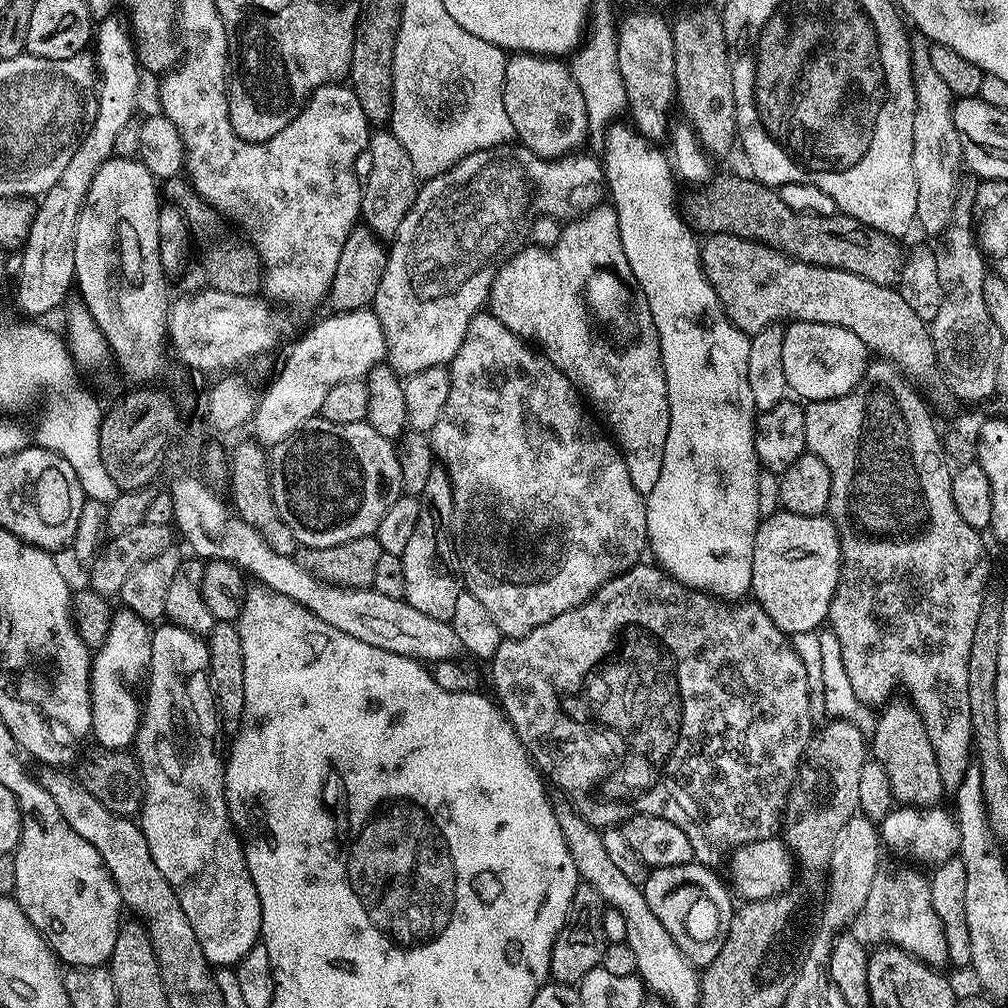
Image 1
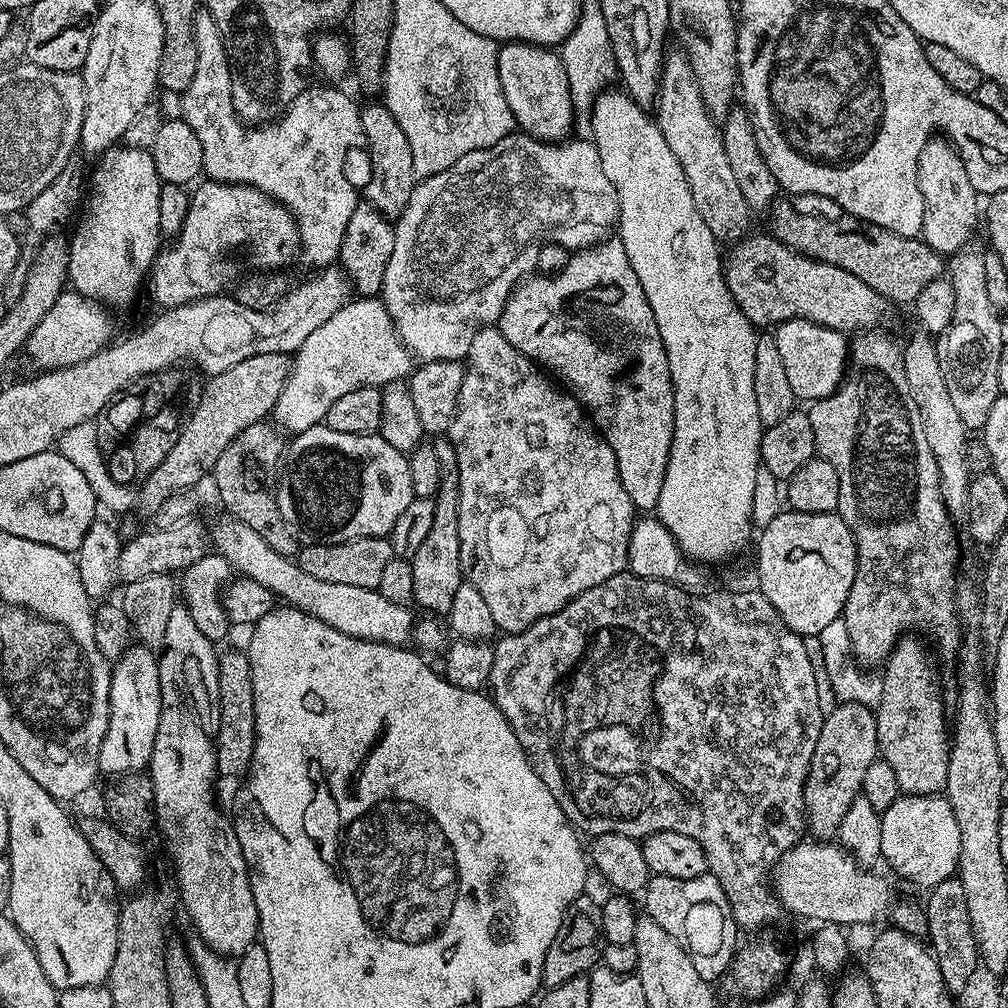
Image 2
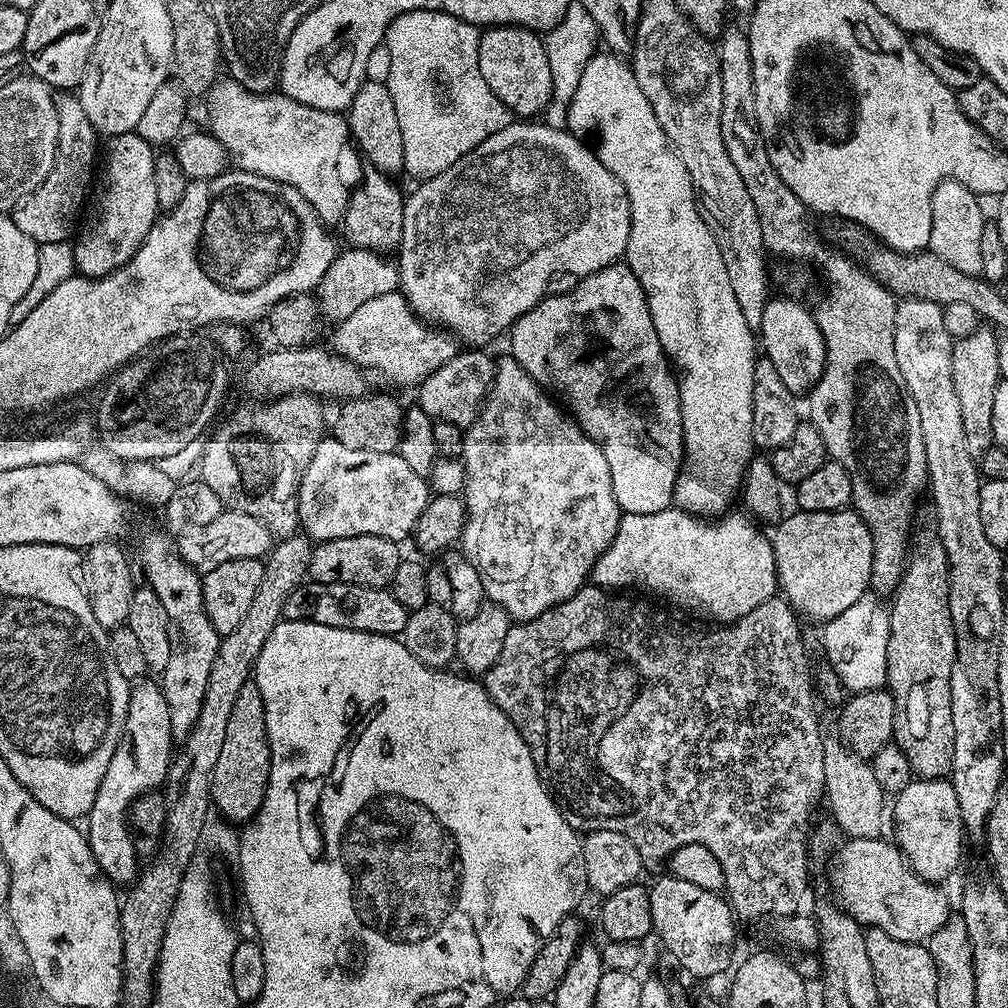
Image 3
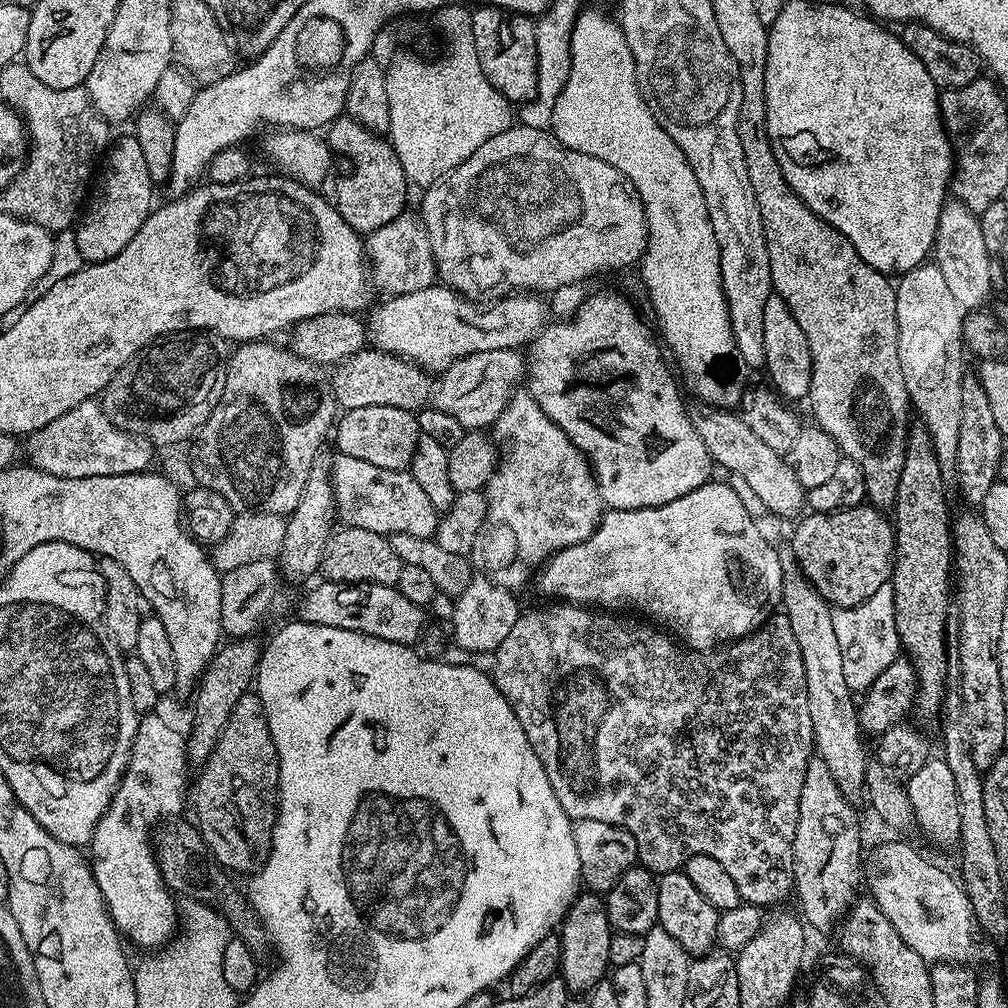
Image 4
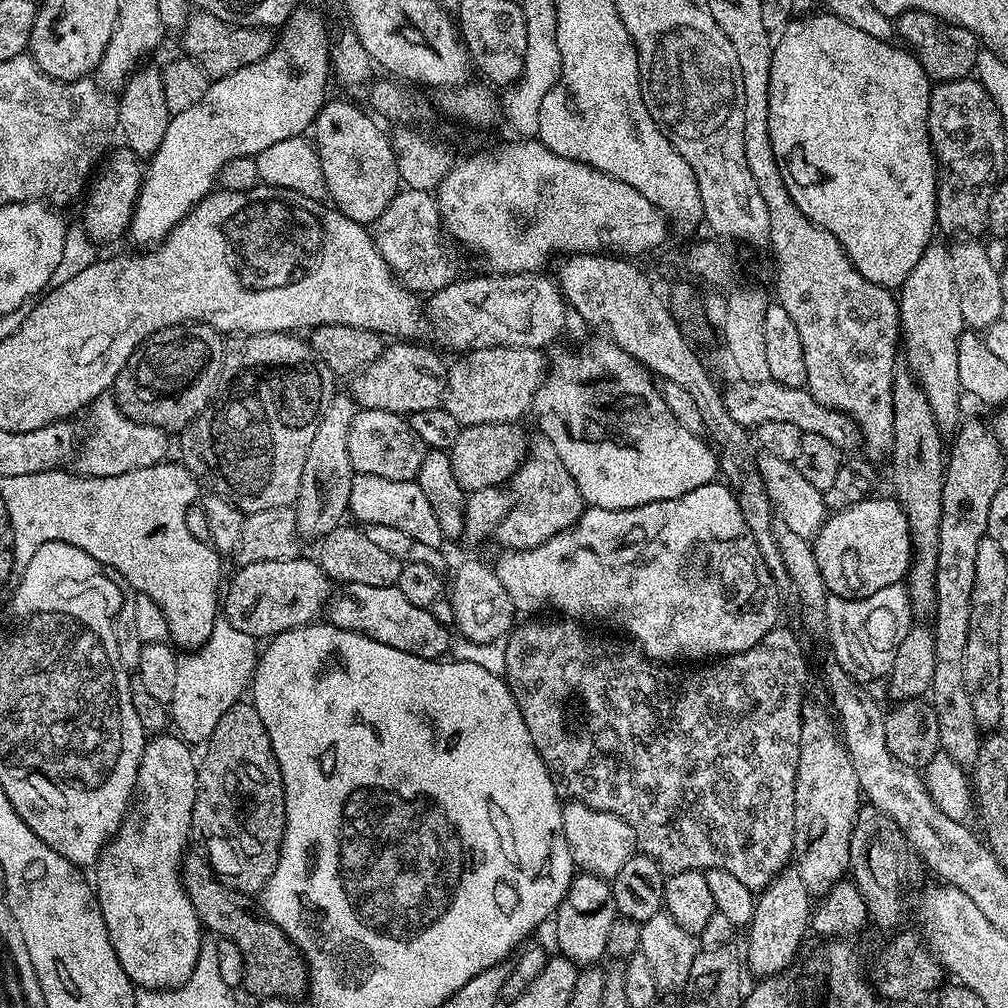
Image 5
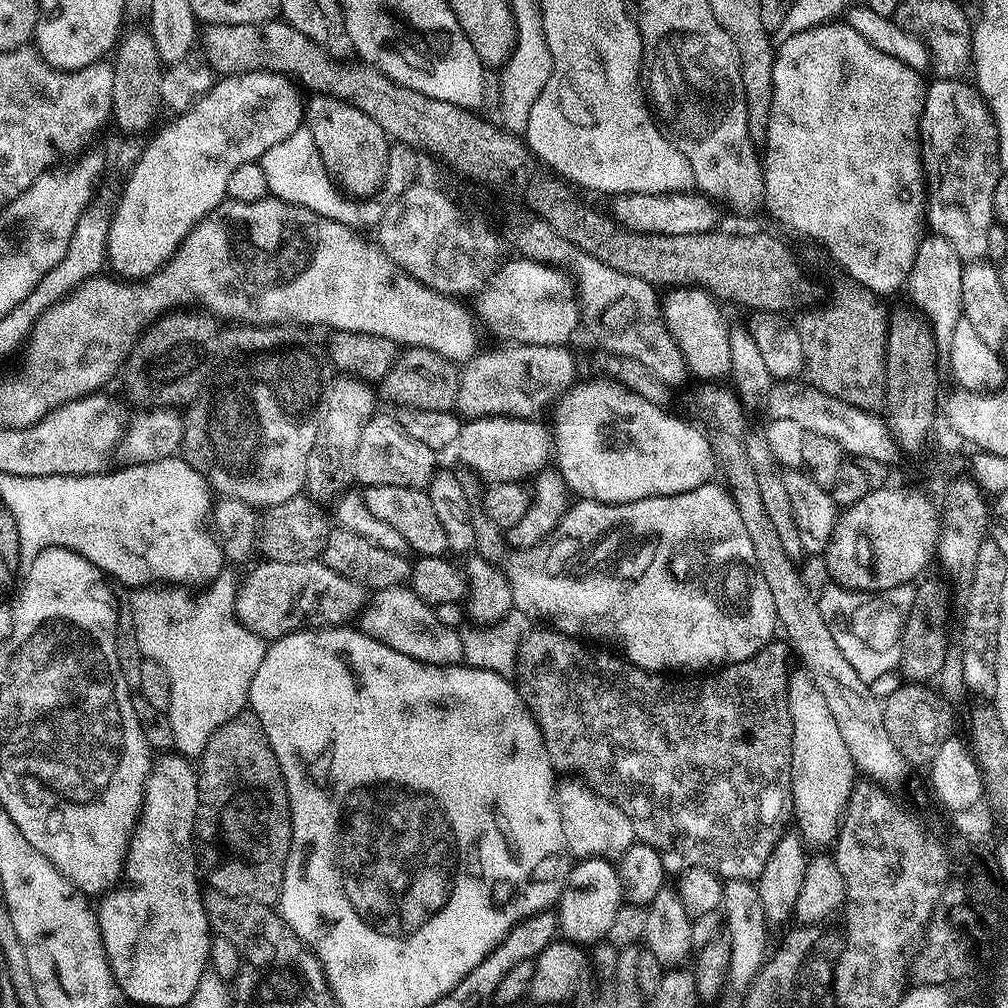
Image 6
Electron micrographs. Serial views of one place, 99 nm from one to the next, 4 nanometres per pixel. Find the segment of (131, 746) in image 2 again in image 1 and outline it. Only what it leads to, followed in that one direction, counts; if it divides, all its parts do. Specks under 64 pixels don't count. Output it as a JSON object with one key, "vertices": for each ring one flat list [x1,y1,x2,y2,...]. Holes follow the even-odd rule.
{"vertices":[[121,607,113,611,110,628,103,644,95,649,90,660,88,690,92,703,91,739,102,748,127,749,136,739,140,725,141,701,136,700,132,687,136,679,145,675,152,657,152,632,149,625,138,614]]}

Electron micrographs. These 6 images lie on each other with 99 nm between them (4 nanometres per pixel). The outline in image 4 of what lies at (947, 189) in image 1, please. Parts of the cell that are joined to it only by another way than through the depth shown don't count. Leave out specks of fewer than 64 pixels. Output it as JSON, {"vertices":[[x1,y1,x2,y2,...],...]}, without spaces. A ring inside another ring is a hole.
{"vertices":[[955,198,949,199,940,211,936,227,934,263,942,270,950,294,958,298,961,308,980,310,985,307,988,295,994,292,990,282,990,262,993,257,986,250,986,238,982,238,982,226,977,213,971,212,966,205]]}

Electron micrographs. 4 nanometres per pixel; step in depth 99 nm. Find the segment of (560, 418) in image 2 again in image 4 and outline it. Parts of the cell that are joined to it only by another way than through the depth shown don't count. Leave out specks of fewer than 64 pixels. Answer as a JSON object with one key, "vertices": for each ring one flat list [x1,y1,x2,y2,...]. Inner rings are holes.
{"vertices":[[518,390,512,395,506,410,496,419,494,443,498,449,498,463,495,474,488,480,487,496,502,496,504,490,502,486,528,486,522,490,530,490,530,506,536,508,538,512,536,524,538,526,546,524,546,528,552,528,552,546,558,546,558,552,594,534,606,505,600,496,589,461,585,460,578,449,572,445,570,438,566,438,564,431,553,420,546,418,542,406,534,402,531,392]]}

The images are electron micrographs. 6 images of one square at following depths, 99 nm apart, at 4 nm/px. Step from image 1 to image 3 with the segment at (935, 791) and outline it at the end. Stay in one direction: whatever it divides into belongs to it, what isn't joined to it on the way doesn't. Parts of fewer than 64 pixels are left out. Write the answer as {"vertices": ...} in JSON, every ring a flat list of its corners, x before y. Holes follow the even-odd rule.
{"vertices":[[935,527,915,529,914,543,908,553,904,573,891,600,888,614,890,646,886,646,888,659,886,688,896,700,892,740,906,754,906,762,910,762,913,777,922,780,939,780,951,773,954,758,954,718,950,714,950,670,954,666,956,643,954,622,950,618,948,559,946,550,942,546,942,538]]}

